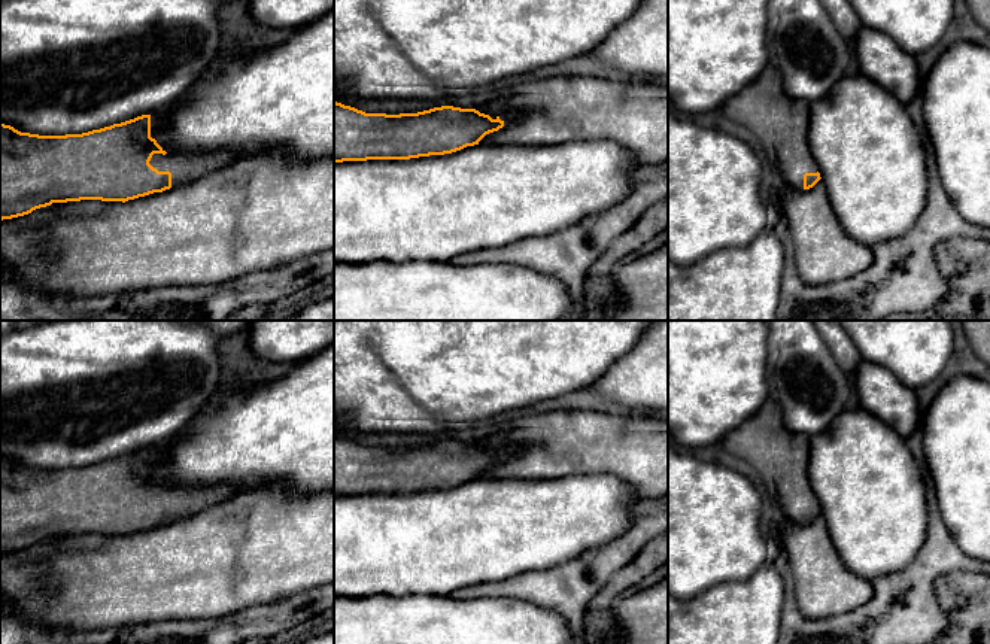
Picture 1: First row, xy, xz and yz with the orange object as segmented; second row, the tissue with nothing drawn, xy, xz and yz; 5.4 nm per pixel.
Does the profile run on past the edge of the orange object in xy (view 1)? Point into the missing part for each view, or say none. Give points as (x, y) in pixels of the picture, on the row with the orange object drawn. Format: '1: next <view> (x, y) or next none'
1: next xy (185, 166)

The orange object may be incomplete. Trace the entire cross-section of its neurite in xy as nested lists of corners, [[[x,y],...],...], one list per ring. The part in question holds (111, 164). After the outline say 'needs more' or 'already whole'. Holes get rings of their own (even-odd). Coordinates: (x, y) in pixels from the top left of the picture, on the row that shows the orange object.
[[[168,107],[82,134],[39,136],[0,124],[0,221],[52,203],[81,200],[128,201],[192,182],[240,158],[227,149],[165,152],[152,134],[167,121]]] | needs more

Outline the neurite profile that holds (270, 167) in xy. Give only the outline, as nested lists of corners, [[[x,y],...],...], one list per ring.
[[[283,149],[240,157],[192,182],[134,200],[81,200],[0,221],[0,262],[22,288],[92,297],[124,291],[218,285],[334,247],[334,155],[294,160]]]

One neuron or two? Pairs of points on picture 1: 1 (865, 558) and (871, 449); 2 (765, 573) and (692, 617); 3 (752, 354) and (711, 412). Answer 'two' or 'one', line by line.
1: one
2: one
3: one

